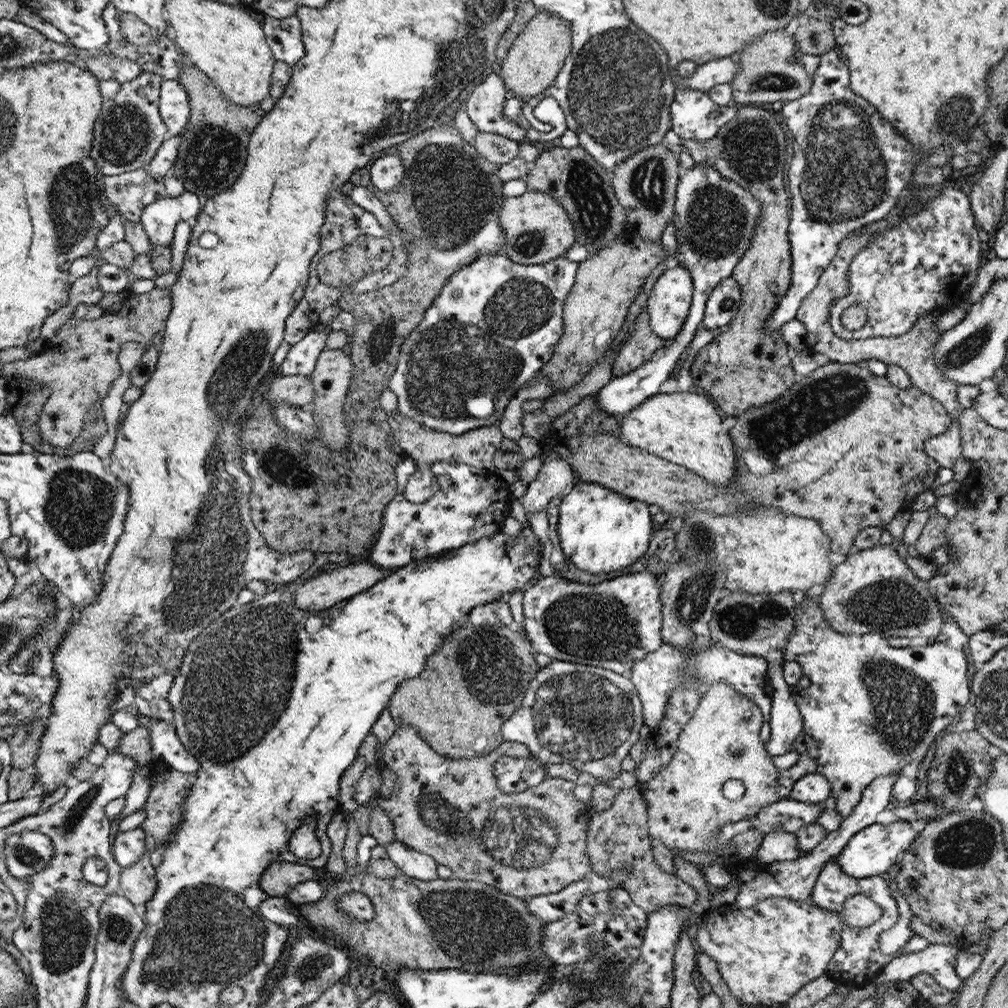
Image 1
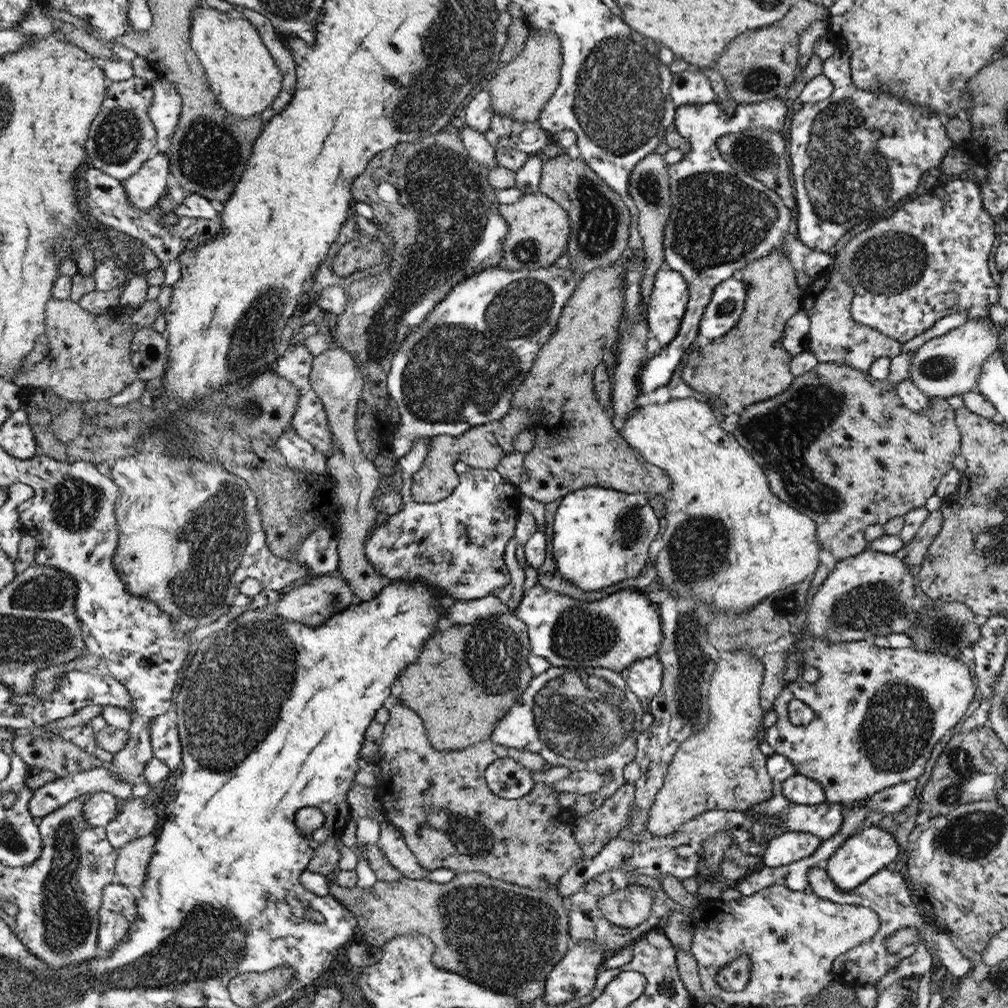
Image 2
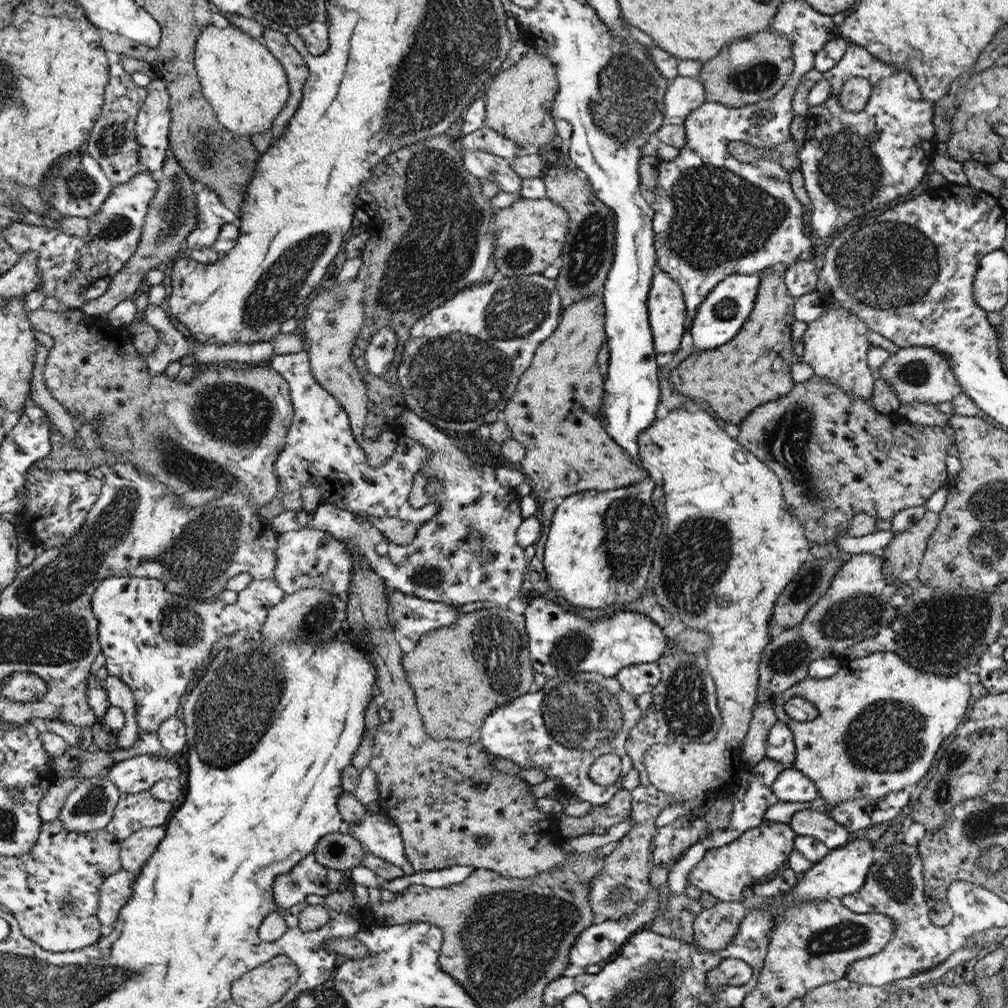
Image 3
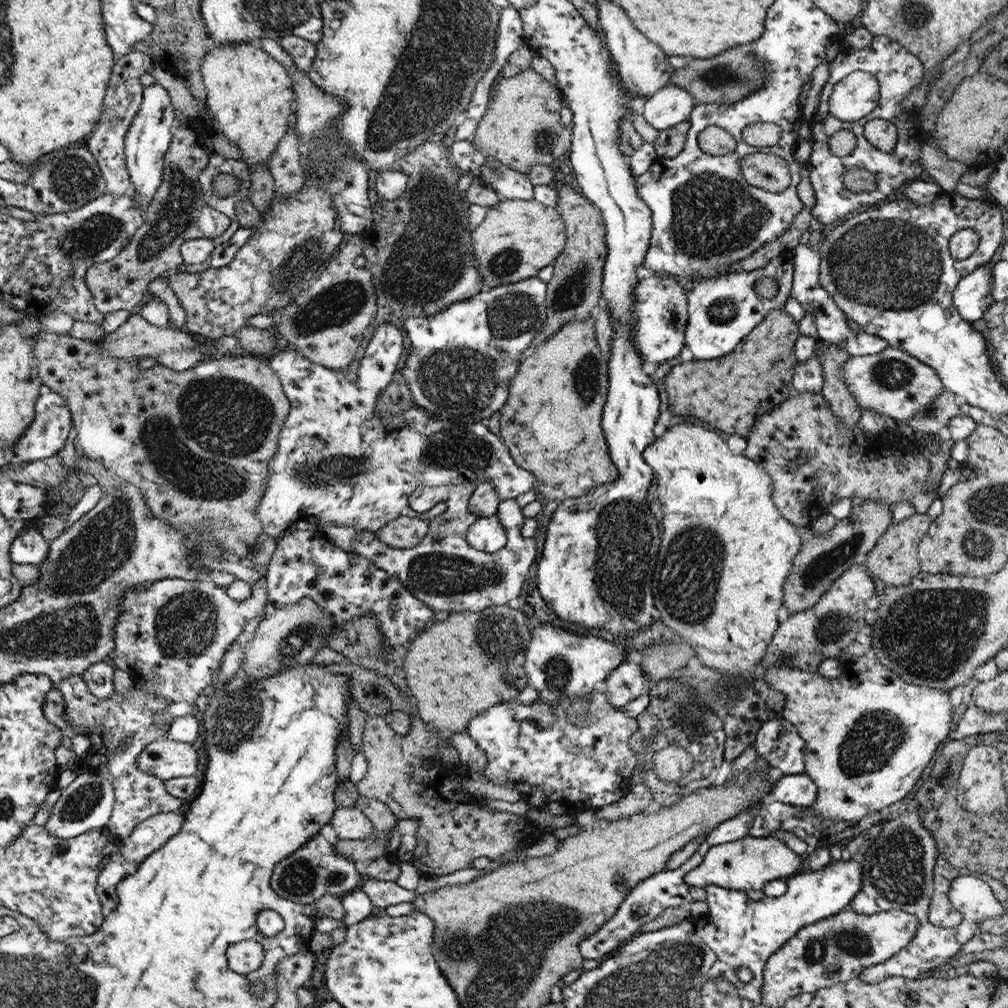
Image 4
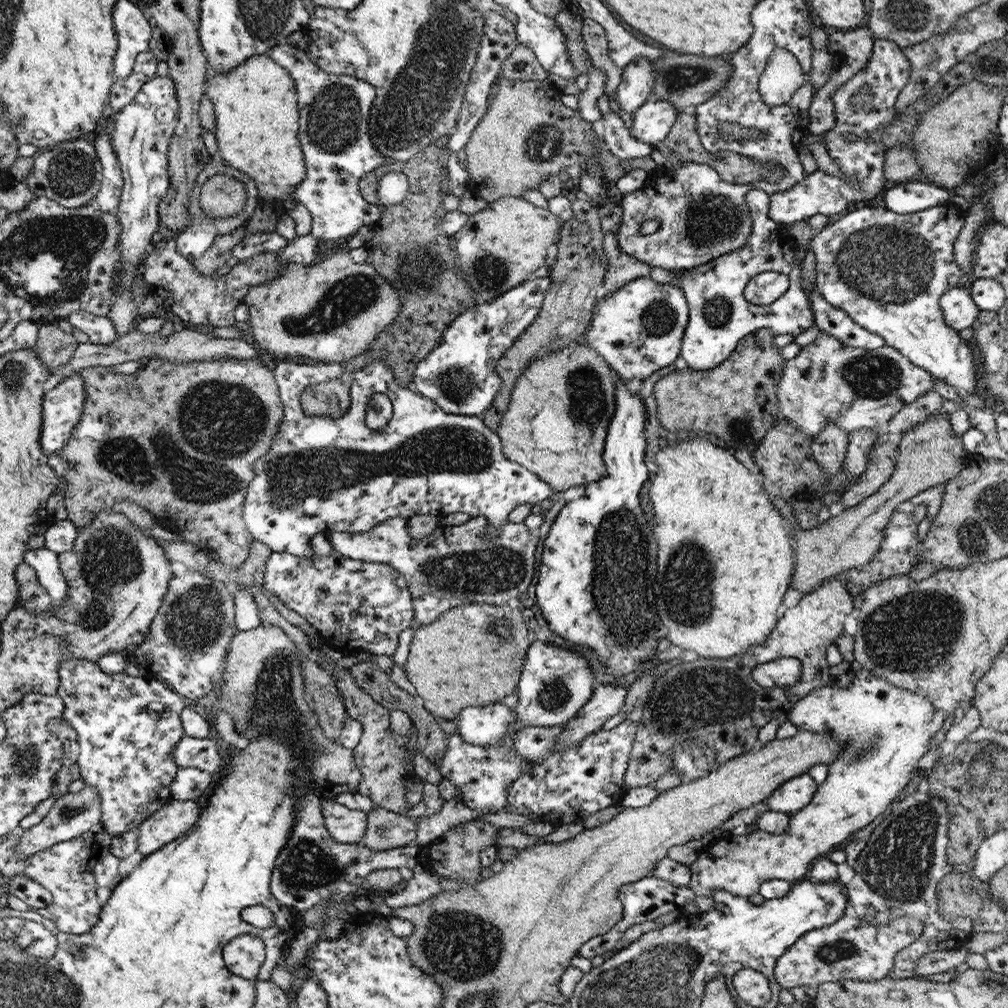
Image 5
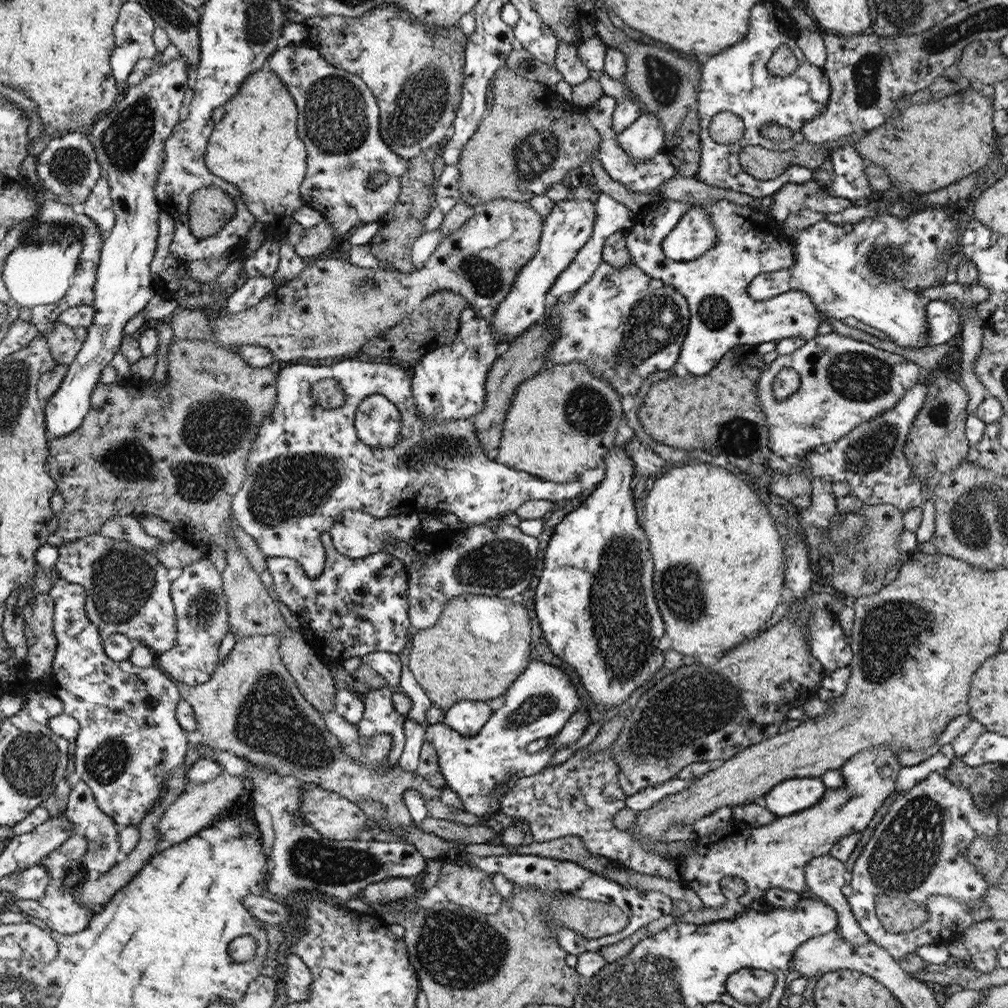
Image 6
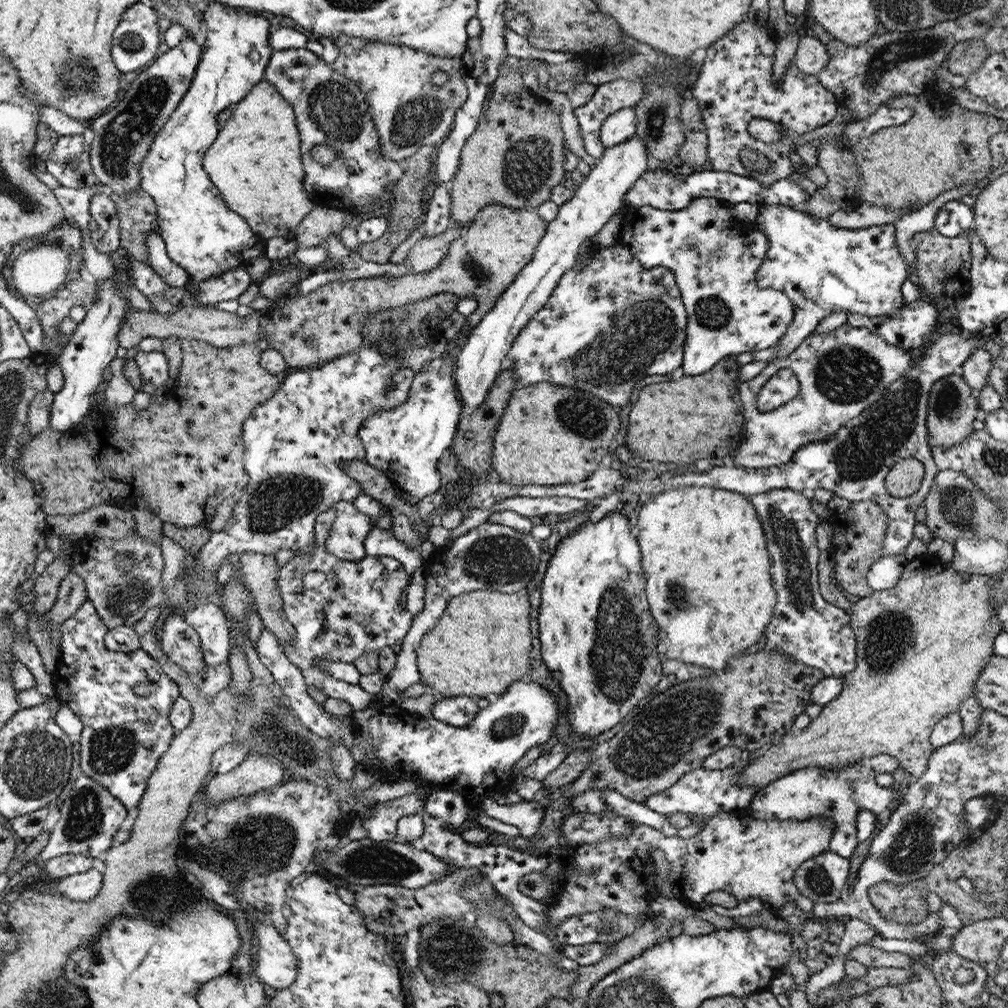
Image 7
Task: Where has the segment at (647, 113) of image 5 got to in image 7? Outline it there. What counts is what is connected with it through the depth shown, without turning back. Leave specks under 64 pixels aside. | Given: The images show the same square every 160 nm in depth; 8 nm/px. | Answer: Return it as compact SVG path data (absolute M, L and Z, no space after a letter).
M636 135L628 142L607 148L573 197L559 206L556 218L549 221L548 230L536 248L533 261L521 270L513 284L501 294L494 308L471 330L467 343L456 360L457 368L453 375L465 414L474 412L487 401L497 375L505 367L514 339L527 327L533 316L544 308L557 288L558 281L578 264L577 257L583 249L582 242L586 238L594 238L623 206L629 190L647 171L646 162L650 157L642 138Z

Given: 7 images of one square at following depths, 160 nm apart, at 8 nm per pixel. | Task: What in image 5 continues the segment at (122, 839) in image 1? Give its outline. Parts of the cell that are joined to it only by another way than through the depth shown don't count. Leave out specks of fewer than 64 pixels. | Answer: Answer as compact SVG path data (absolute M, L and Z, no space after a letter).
M66 654L66 659L62 661L61 665L61 686L58 689L58 695L64 700L65 709L62 714L65 718L65 722L72 726L72 730L76 731L78 735L78 746L80 751L78 752L78 758L76 763L78 764L83 781L86 785L94 785L94 788L98 789L101 798L102 816L100 824L103 829L111 836L121 835L122 833L130 830L135 830L138 825L142 825L145 820L152 816L157 810L164 808L169 804L172 798L172 782L174 777L177 776L177 763L173 761L174 750L178 742L185 737L184 724L181 722L181 712L189 705L189 700L185 695L180 695L177 691L174 691L170 686L167 686L165 682L156 678L152 679L145 674L141 677L128 676L124 671L118 674L106 675L105 670L98 662L94 663L88 659L74 659L74 654Z

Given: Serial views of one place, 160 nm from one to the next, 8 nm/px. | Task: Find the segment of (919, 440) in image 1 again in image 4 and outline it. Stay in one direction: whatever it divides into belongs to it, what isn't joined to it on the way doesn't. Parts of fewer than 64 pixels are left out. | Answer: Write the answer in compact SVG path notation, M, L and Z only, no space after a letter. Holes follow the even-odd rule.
M590 316L584 321L570 321L562 328L558 329L546 342L538 344L536 350L531 356L528 356L525 361L521 362L517 376L513 378L509 388L509 400L505 402L504 408L501 411L500 430L506 446L510 447L510 454L517 461L517 465L525 468L536 477L537 494L542 494L544 498L551 500L571 499L590 494L593 489L603 484L617 481L621 476L617 466L613 463L612 455L609 453L608 440L605 438L605 433L602 427L602 418L604 418L605 402L608 401L609 392L609 366L607 360L598 350L596 346L596 328L594 328L594 318ZM821 392L793 394L789 401L758 418L746 440L747 448L743 454L765 467L773 478L772 501L780 515L800 528L811 528L818 517L830 514L828 508L839 498L875 498L889 504L890 509L899 502L909 500L918 514L926 514L937 498L936 493L922 489L931 476L931 460L920 452L917 441L910 436L894 434L893 429L867 437L858 424L846 427L833 413Z

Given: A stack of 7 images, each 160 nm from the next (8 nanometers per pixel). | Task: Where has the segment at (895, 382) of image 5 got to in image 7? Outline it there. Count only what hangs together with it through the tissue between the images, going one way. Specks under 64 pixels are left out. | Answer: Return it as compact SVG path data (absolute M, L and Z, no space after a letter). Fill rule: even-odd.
M844 319L836 330L828 334L822 333L806 337L785 360L769 361L758 377L740 384L741 402L745 410L745 425L742 432L743 441L733 453L733 464L737 467L751 469L785 465L793 460L801 446L832 437L834 433L856 418L863 410L880 401L890 385L896 382L913 364L910 355L909 350L886 342L880 334L876 334L864 326L854 328L847 324ZM782 368L790 368L794 372L800 382L800 391L792 401L786 402L770 412L762 412L756 402L760 388Z

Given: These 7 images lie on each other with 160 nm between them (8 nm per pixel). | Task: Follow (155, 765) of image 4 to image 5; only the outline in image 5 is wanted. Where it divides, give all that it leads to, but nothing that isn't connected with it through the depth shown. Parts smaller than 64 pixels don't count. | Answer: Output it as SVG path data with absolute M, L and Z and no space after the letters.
M185 736L182 738L176 750L174 750L173 761L177 763L177 768L199 768L200 770L205 770L210 774L213 774L215 777L218 777L222 772L224 772L224 766L222 764L228 764L224 762L224 758L218 754L216 746L220 742L215 741L214 739L207 738L191 738Z

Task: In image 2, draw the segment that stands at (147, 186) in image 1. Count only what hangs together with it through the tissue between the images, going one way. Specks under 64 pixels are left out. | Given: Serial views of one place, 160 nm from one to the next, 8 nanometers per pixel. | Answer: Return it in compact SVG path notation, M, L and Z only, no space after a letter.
M87 166L79 178L84 180L86 188L88 188L86 206L88 206L90 214L107 227L116 229L120 234L133 236L146 243L147 249L154 252L160 262L177 261L182 252L192 251L198 246L205 245L206 241L221 233L218 222L210 232L208 230L202 232L200 226L195 225L195 220L179 220L170 229L164 229L157 223L163 214L173 211L186 198L184 188L179 186L173 177L168 181L168 196L162 196L161 200L159 199L157 204L146 212L140 212L134 205L131 205L130 199L126 196L126 190L122 186L123 182L108 176L105 172Z

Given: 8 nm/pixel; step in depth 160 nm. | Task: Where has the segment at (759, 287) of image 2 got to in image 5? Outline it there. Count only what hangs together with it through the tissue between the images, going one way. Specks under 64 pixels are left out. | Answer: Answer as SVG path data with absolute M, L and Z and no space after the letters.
M760 329L744 338L735 351L714 369L676 369L654 387L658 420L670 438L676 430L716 434L731 452L743 448L753 454L778 420L780 403L777 382L782 378L785 358L774 345L775 334Z

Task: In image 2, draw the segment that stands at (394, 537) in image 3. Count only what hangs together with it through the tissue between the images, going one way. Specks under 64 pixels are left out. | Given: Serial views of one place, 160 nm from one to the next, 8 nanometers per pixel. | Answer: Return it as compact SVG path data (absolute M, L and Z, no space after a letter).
M335 345L313 357L312 388L320 396L328 413L329 430L332 431L333 453L327 458L327 470L338 481L336 496L342 505L341 528L336 537L336 547L340 552L338 575L353 589L358 602L370 602L378 598L384 589L380 583L382 575L365 554L365 542L368 530L376 524L377 511L373 507L372 497L378 492L382 482L380 468L366 457L357 438L358 406L363 397L364 378L355 358L346 349Z

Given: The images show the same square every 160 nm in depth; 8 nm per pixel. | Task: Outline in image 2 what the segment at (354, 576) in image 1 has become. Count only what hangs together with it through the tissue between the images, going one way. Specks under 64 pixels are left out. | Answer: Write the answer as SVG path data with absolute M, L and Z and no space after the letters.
M340 576L316 577L303 584L300 587L296 587L288 593L285 593L278 602L278 606L272 607L273 613L278 617L290 622L300 622L304 626L312 626L318 628L328 622L330 617L334 614L340 614L342 610L346 610L356 601L356 597L353 594L353 589Z

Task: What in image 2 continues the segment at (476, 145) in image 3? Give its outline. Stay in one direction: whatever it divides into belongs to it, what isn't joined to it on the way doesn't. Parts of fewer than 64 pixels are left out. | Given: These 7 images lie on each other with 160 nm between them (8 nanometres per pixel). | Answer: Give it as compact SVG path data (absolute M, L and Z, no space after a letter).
M496 115L491 119L485 138L495 151L520 150L529 156L552 141L537 123L518 122L514 118Z

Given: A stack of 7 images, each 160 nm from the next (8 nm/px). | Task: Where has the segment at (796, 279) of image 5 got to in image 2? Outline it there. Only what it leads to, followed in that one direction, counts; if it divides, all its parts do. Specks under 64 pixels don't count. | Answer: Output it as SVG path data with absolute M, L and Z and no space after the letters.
M739 275L722 281L713 290L713 298L705 308L700 333L710 341L724 337L745 310L747 286Z

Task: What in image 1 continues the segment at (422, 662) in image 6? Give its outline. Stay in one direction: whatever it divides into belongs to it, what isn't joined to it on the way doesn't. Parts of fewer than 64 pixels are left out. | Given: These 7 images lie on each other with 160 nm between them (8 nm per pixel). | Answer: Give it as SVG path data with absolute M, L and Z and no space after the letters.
M467 625L447 637L445 642L446 648L438 650L438 654L430 658L430 664L424 666L424 671L418 678L404 680L398 686L397 692L389 702L389 711L397 726L416 722L417 731L422 739L439 755L460 759L488 754L505 742L502 736L502 725L523 703L525 692L540 672L535 662L536 652L533 650L533 644L524 632L518 632L516 627L508 628L501 625L495 628Z

